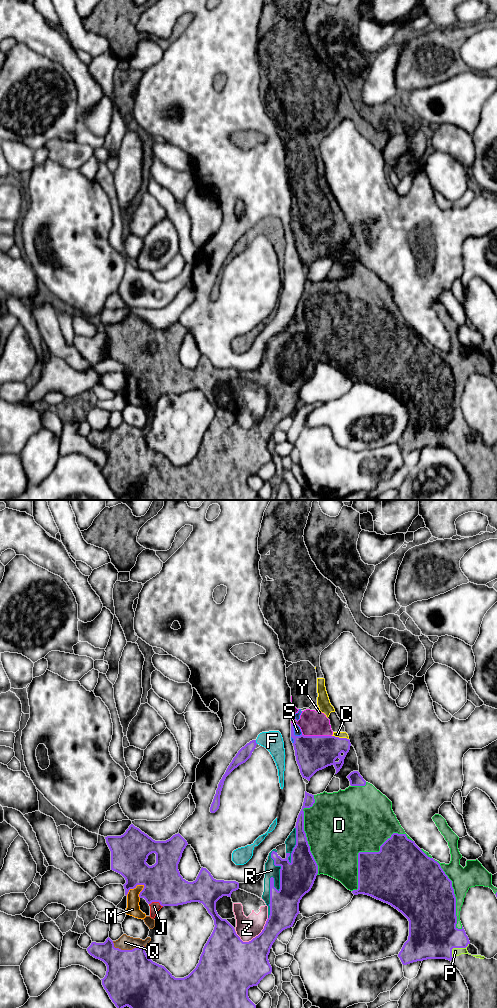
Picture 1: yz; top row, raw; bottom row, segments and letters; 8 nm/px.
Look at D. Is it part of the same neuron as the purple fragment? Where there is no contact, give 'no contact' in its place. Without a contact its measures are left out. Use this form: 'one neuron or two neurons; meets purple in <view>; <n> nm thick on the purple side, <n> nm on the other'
one neuron; meets purple in yz; 420 nm thick on the purple side, 480 nm on the other

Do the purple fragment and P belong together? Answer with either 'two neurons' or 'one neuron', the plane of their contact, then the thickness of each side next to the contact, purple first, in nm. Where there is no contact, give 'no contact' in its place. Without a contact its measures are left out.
one neuron | yz | 380/60 nm

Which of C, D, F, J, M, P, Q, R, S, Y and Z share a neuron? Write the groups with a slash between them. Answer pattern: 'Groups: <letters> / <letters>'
Groups: C D F J M P Q R S Y Z

